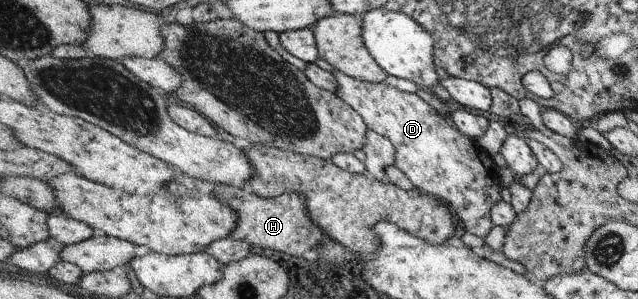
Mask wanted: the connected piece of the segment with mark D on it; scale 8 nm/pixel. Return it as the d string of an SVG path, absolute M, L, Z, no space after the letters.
M324 60L319 63L335 76L335 93L364 118L368 131L391 140L396 153L395 165L413 186L423 193L442 197L453 206L468 232L485 239L493 230L492 210L500 200L502 188L500 174L496 174L490 154L470 137L454 129L444 116L416 93L402 92L386 82L361 81L336 70Z

